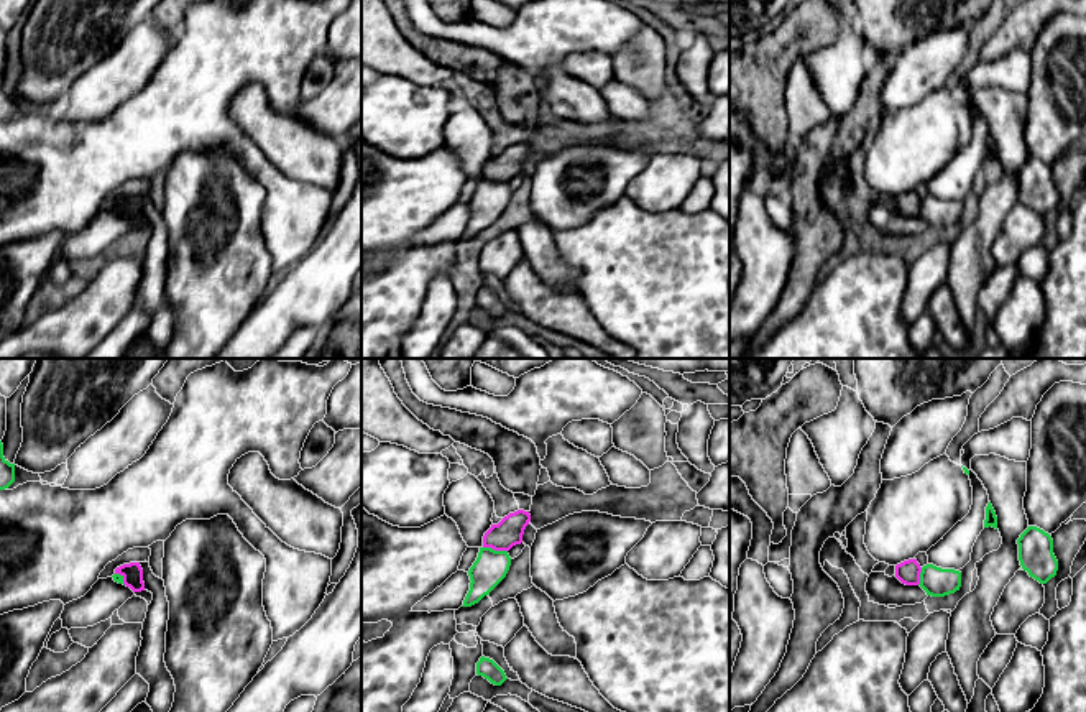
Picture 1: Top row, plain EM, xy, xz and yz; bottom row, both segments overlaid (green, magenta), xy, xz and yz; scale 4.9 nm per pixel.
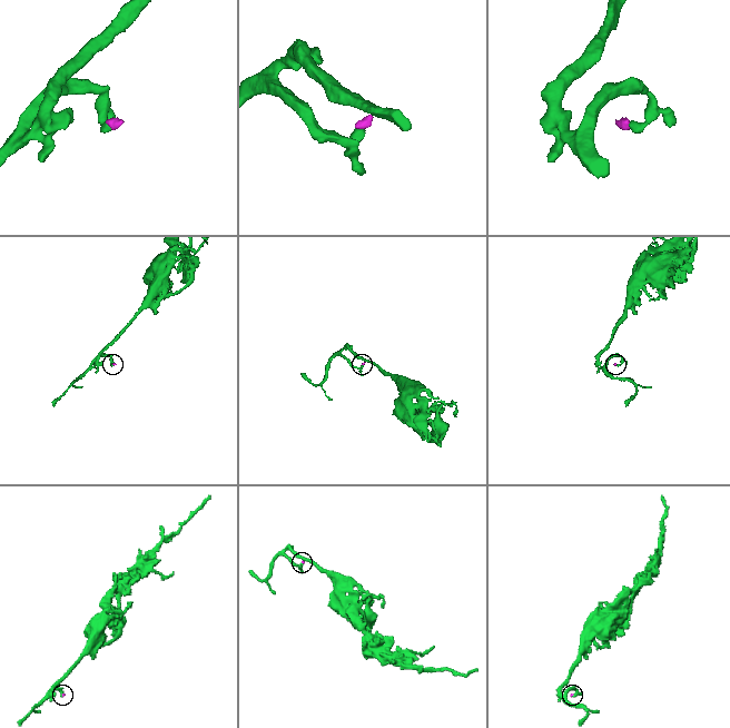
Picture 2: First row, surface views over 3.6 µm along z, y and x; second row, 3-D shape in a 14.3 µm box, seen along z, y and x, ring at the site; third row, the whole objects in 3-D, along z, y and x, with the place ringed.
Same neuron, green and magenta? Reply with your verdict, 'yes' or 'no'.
no

